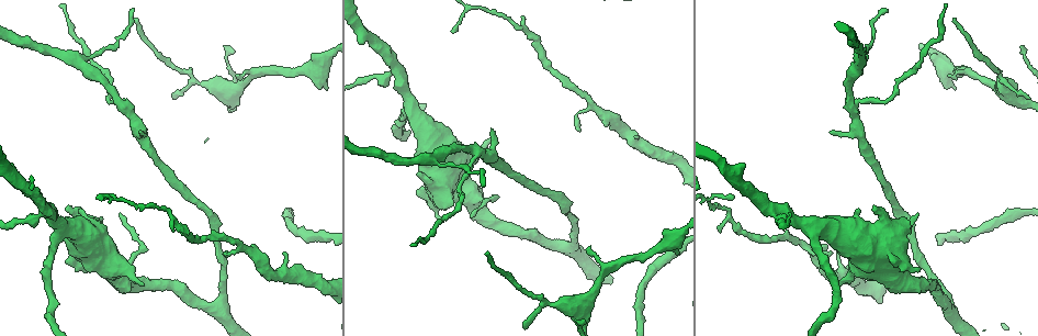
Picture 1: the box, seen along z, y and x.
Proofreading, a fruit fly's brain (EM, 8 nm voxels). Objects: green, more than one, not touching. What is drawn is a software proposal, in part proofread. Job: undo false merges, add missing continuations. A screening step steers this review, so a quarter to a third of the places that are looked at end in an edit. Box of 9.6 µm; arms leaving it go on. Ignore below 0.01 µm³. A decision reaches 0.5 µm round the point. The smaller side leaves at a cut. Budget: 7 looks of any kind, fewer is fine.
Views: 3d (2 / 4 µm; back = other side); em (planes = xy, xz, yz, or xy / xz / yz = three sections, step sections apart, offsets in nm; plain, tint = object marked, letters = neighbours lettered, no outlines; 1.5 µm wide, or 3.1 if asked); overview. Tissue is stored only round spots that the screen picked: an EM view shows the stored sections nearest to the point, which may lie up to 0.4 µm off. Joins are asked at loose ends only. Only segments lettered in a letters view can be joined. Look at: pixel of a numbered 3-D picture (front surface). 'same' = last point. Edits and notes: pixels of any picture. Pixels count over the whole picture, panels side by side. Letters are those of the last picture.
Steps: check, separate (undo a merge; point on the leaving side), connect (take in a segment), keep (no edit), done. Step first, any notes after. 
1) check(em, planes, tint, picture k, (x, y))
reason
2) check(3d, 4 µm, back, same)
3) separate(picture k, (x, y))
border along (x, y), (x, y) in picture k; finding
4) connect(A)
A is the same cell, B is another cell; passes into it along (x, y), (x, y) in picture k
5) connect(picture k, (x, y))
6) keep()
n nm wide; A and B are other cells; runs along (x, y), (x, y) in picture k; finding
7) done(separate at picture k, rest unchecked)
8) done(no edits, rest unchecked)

check(em, xy, step 4, tint, picture 1, (1029, 99))
thin end

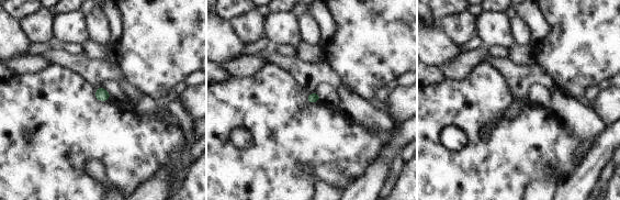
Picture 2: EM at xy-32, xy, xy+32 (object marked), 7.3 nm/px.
check(em, planes, letters, same)
another direction

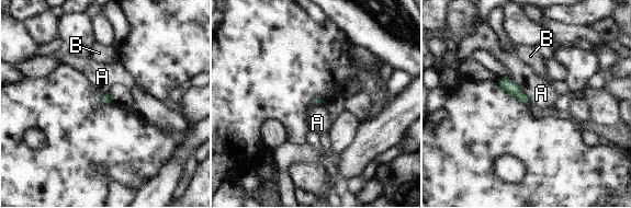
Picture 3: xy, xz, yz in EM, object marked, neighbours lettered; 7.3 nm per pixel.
keep()
A touches over 200 nm; A and B are other cells; border along (513, 80), (529, 102) in picture 3; no lettered segment goes on from it

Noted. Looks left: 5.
check(3d, 4 µm, picture 1, (418, 173))
stops while still wide

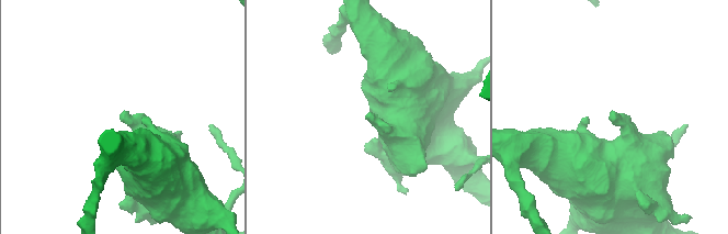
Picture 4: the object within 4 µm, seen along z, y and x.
check(em, planes, letters, picture 4, (369, 115))
need the tissue

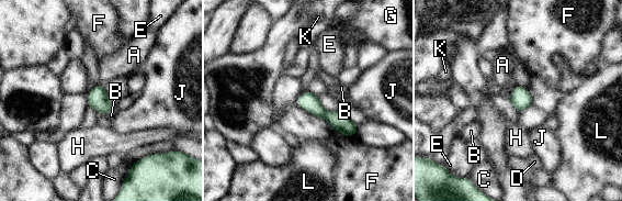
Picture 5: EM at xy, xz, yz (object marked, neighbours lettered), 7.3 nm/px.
keep()
A, B, C, D, E, F, G, H, J, K and L are other cells; border along (114, 108), (103, 114) in picture 5; no lettered segment goes on from it

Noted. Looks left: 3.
done(no edits, rest unchecked)

